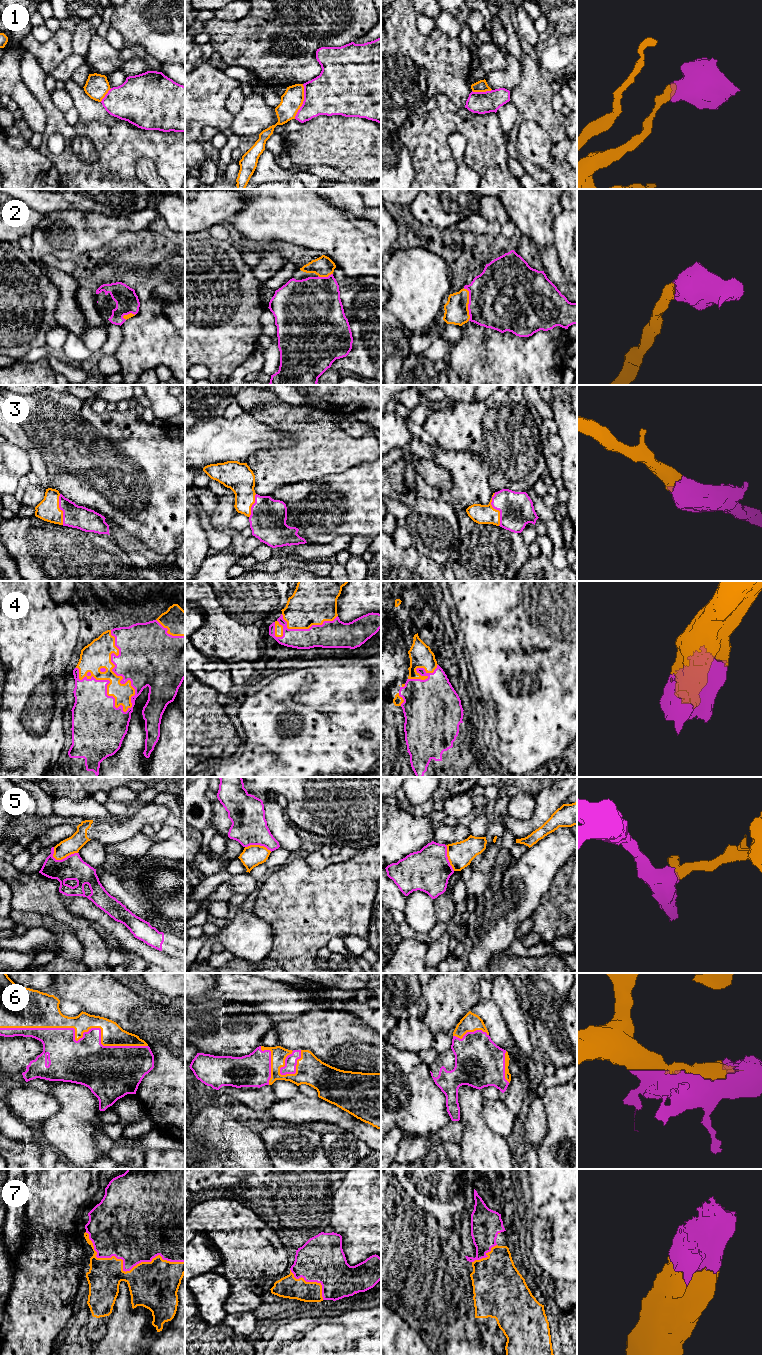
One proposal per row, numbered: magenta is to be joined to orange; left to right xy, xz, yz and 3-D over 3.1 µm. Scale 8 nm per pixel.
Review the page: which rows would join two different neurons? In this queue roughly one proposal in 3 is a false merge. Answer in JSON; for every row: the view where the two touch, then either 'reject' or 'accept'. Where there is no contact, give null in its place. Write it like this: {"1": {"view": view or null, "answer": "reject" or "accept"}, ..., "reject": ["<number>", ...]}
{"1": {"view": "xz", "answer": "reject"}, "2": {"view": "yz", "answer": "accept"}, "3": {"view": "yz", "answer": "accept"}, "4": {"view": "xy", "answer": "accept"}, "5": {"view": "xy", "answer": "reject"}, "6": {"view": "xy", "answer": "accept"}, "7": {"view": "xy", "answer": "accept"}, "reject": ["1", "5"]}

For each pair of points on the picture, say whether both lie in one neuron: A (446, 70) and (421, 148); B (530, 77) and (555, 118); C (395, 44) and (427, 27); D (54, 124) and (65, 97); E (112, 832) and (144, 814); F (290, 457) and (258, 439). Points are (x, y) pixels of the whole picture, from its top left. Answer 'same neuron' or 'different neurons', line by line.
A: different neurons
B: same neuron
C: different neurons
D: different neurons
E: same neuron
F: different neurons

